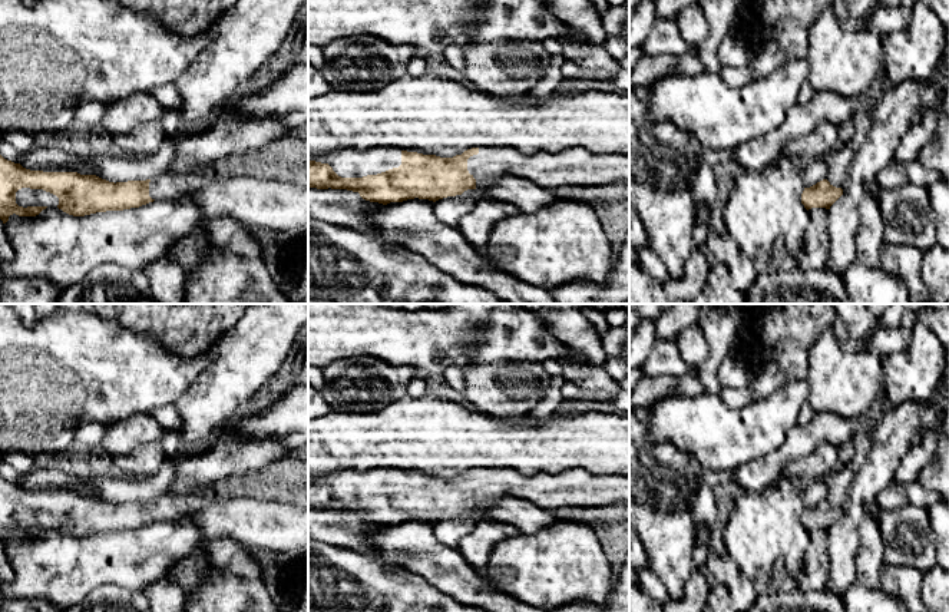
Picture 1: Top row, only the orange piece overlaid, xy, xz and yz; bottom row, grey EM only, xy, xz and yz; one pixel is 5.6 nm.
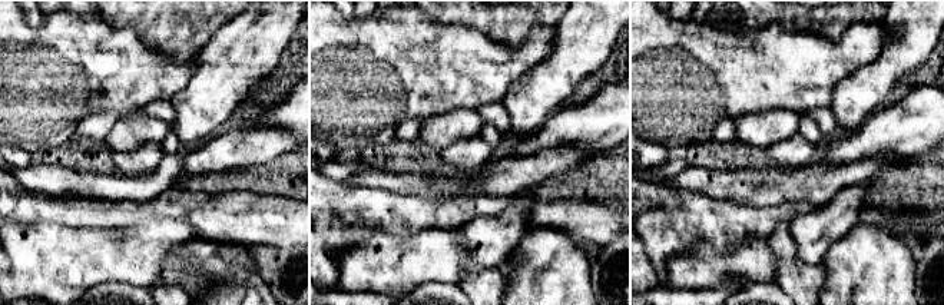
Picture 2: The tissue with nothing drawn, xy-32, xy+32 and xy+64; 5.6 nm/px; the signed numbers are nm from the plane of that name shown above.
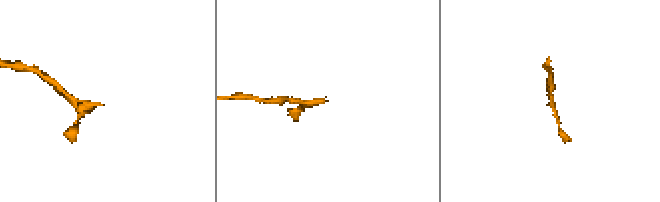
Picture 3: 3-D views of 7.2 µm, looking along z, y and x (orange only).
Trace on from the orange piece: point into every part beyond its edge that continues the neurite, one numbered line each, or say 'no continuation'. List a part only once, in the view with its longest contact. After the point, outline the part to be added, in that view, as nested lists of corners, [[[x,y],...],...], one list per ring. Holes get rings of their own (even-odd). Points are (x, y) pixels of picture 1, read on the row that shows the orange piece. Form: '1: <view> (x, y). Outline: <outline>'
1: xz (347, 164). Outline: [[[394,146],[368,150],[344,149],[323,152],[314,161],[328,163],[341,178],[363,178],[399,168],[401,165],[401,149]]]
2: xz (576, 166). Outline: [[[479,148],[467,171],[483,189],[502,176],[526,178],[545,189],[559,186],[608,186],[629,182],[629,155],[598,155],[583,148],[561,153],[523,155],[512,148]]]

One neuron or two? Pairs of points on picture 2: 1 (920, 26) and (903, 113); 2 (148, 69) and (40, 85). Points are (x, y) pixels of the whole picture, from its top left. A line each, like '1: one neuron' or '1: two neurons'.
1: two neurons
2: one neuron

